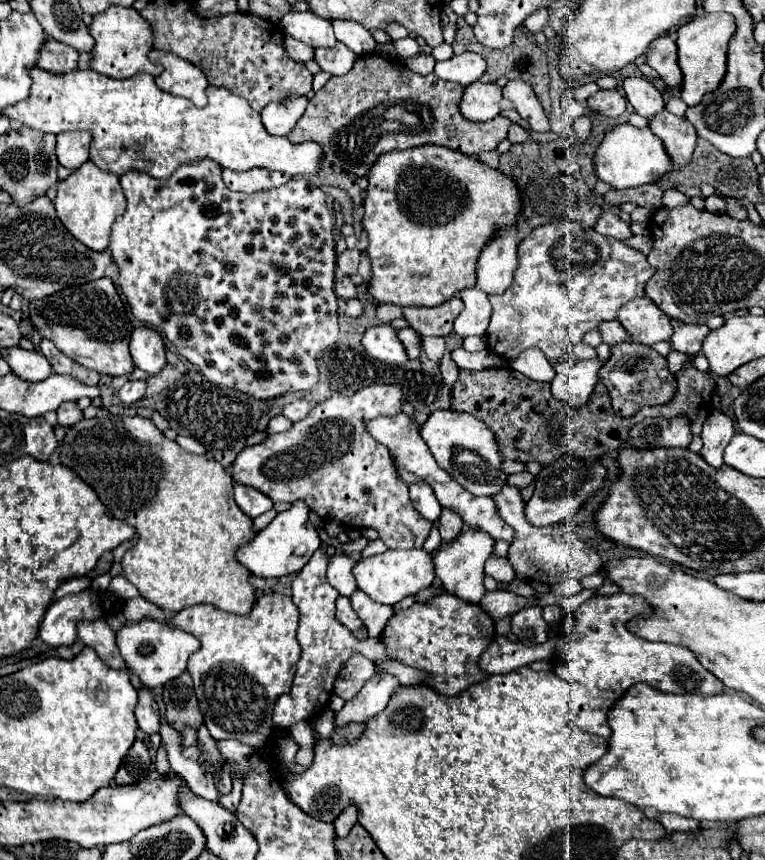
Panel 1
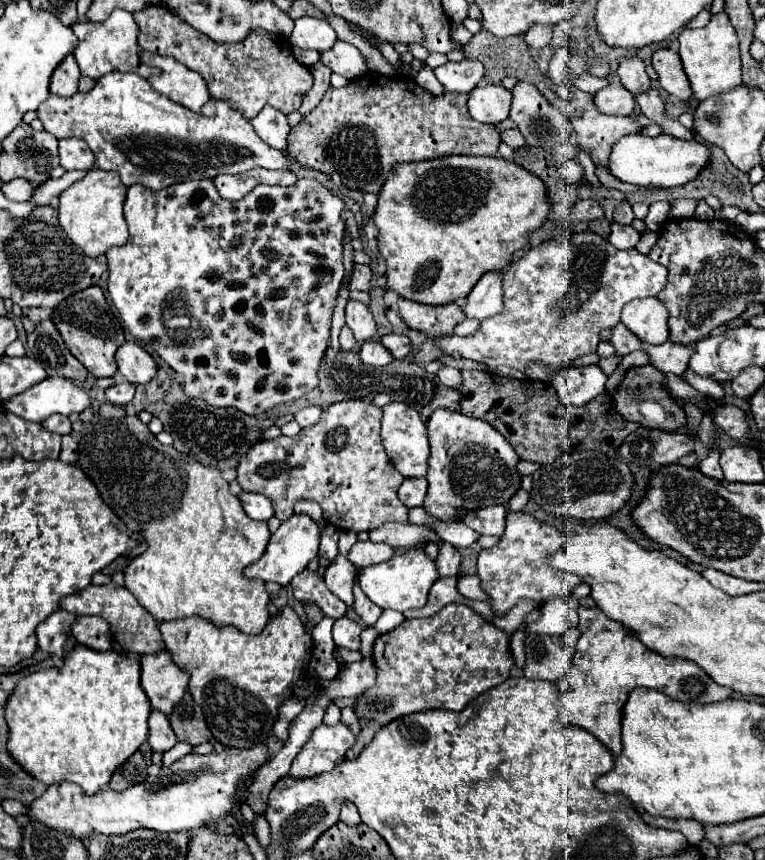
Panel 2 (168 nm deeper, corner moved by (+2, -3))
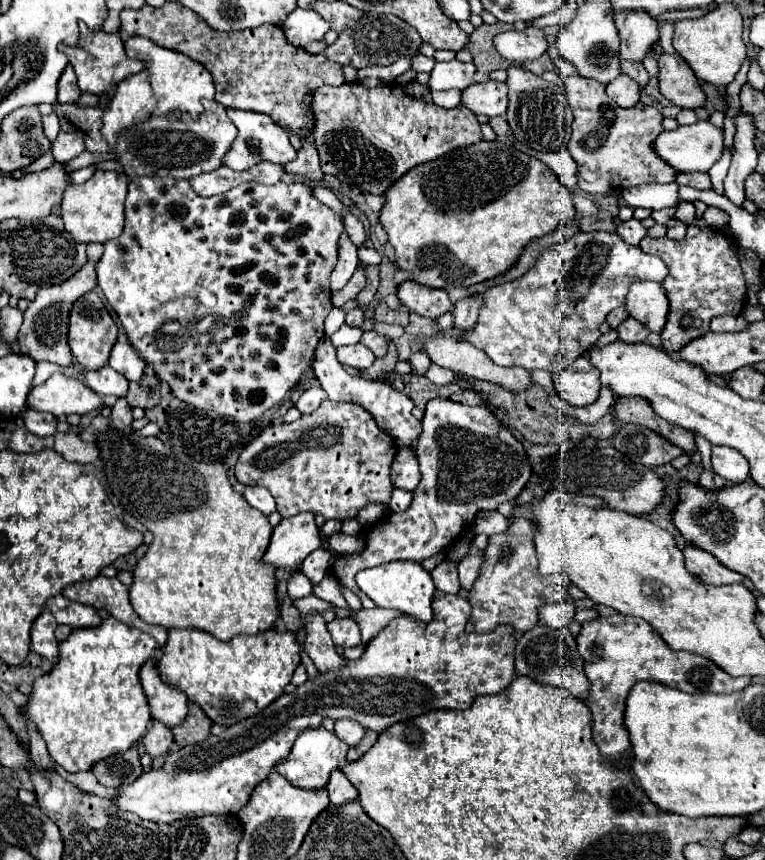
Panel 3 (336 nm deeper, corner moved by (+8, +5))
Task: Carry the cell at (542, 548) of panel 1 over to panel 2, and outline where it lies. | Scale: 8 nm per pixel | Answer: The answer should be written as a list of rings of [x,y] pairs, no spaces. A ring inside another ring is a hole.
[[[508,512],[506,530],[494,548],[482,550],[478,556],[478,576],[482,580],[482,590],[490,596],[490,606],[494,616],[506,616],[520,600],[528,598],[536,606],[546,604],[552,598],[568,598],[574,586],[582,580],[578,576],[564,574],[548,566],[548,556],[560,550],[566,542],[566,534],[554,526],[538,522],[534,516],[524,512]]]

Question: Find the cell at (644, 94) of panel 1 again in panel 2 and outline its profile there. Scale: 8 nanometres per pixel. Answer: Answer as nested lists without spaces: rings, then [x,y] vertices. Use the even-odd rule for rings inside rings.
[[[628,56],[628,58],[620,58],[620,64],[618,64],[618,70],[616,74],[620,76],[620,82],[634,94],[638,92],[644,92],[648,90],[652,84],[650,84],[650,78],[644,70],[644,60],[638,58],[638,56]]]

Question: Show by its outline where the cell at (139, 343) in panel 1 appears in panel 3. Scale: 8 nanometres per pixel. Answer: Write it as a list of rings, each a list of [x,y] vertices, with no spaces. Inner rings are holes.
[[[116,342],[112,352],[110,352],[110,362],[108,362],[116,372],[120,372],[126,380],[138,382],[144,372],[144,360],[140,354],[132,348],[130,342]]]

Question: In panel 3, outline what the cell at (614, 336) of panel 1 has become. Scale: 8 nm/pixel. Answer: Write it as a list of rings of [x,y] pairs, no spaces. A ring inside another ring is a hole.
[[[626,318],[622,324],[618,324],[616,332],[618,332],[618,338],[620,338],[622,342],[634,342],[634,344],[636,344],[636,342],[644,342],[646,336],[650,334],[650,332],[644,328],[644,324],[636,322],[634,318]]]

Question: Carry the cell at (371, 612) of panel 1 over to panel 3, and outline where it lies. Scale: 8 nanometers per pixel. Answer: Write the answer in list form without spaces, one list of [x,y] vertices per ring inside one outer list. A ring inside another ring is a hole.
[[[442,398],[430,400],[416,448],[422,480],[414,490],[408,510],[392,512],[390,518],[370,528],[362,552],[340,556],[334,562],[338,582],[350,588],[366,610],[376,604],[366,602],[366,594],[354,582],[360,570],[392,560],[422,562],[454,542],[472,524],[478,510],[496,510],[498,504],[518,496],[530,478],[530,462],[524,446],[508,428],[496,422],[486,406],[464,406]]]

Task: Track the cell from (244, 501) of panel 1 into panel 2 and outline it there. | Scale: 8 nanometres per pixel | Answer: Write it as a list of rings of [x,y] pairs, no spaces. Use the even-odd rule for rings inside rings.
[[[240,492],[238,496],[242,500],[242,506],[246,510],[246,514],[254,520],[270,520],[274,516],[274,508],[272,502],[262,496],[262,494],[254,494],[254,492]]]

